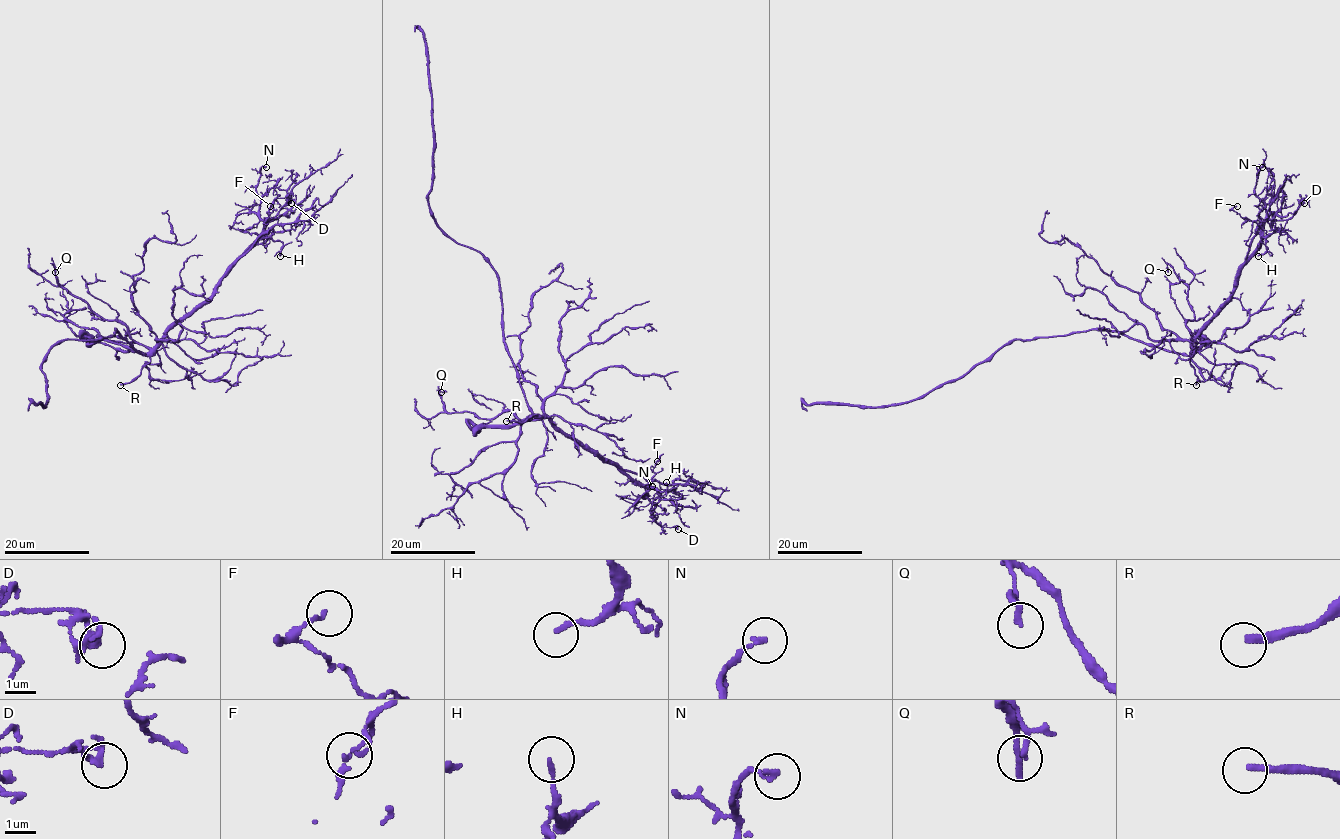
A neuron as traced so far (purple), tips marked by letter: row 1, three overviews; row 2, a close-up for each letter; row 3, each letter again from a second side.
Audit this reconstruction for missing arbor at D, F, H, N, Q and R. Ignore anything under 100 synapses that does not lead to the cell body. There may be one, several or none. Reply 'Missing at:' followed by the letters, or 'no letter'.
Missing at: R

